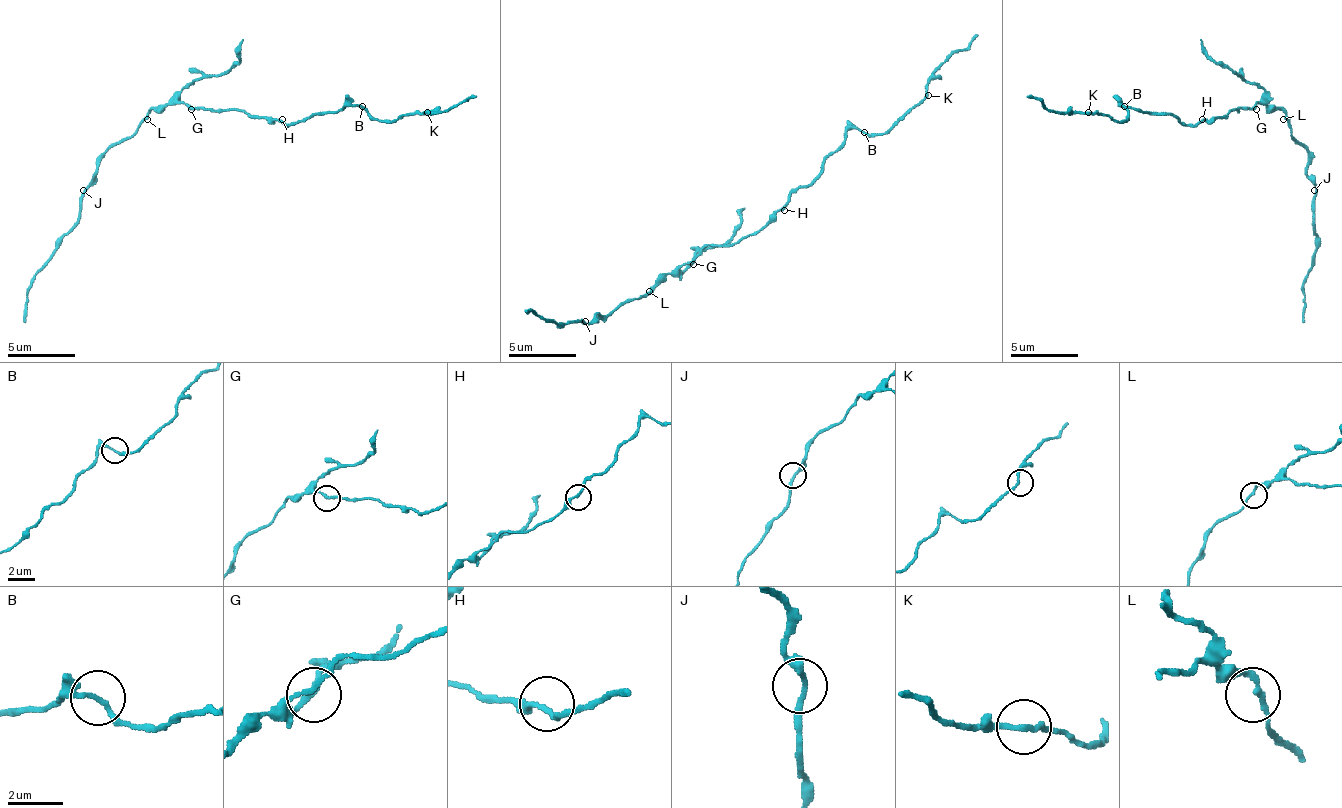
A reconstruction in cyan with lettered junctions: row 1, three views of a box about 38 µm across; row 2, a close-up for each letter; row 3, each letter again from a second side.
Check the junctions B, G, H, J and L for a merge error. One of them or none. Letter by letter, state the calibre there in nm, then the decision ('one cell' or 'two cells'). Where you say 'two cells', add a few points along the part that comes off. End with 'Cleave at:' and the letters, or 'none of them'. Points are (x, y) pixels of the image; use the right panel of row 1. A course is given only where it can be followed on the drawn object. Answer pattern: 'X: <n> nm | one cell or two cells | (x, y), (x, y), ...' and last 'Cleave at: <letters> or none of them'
B: 160 nm | one cell
G: 160 nm | one cell
H: 180 nm | one cell
J: 190 nm | one cell
L: 190 nm | one cell
Cleave at: none of them

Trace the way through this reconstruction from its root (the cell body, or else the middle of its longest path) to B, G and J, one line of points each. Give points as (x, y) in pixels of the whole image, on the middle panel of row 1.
B: (726, 244), (740, 244), (757, 234), (821, 170), (821, 163), (851, 129), (864, 132)
G: (726, 244), (709, 244), (693, 264)
J: (726, 244), (706, 244), (652, 291), (628, 298), (608, 314), (595, 314), (585, 321)

